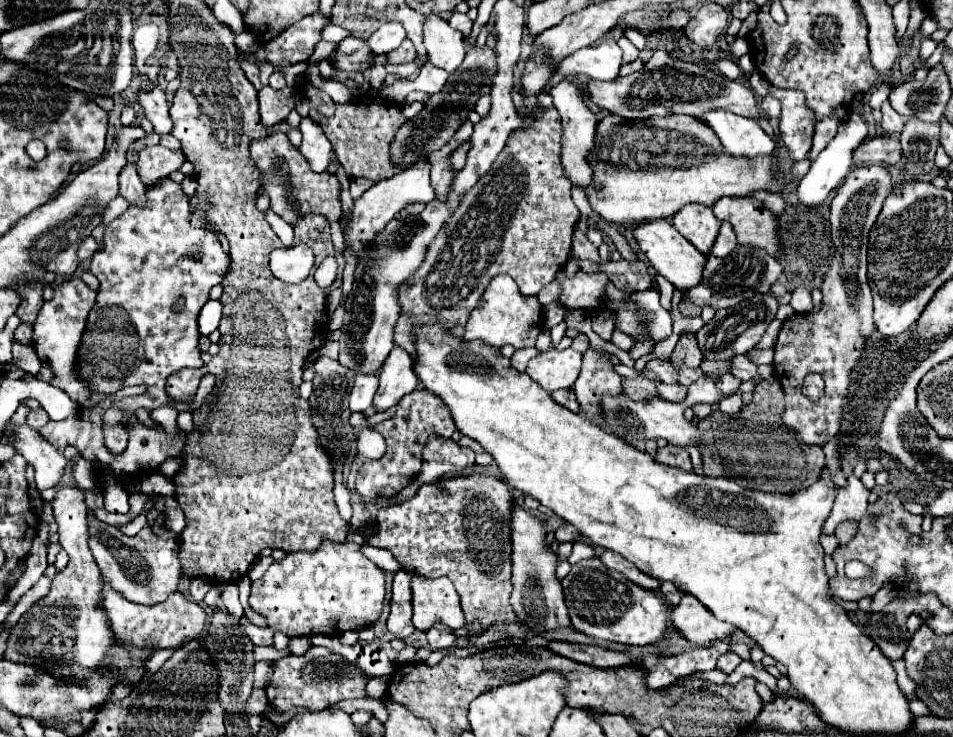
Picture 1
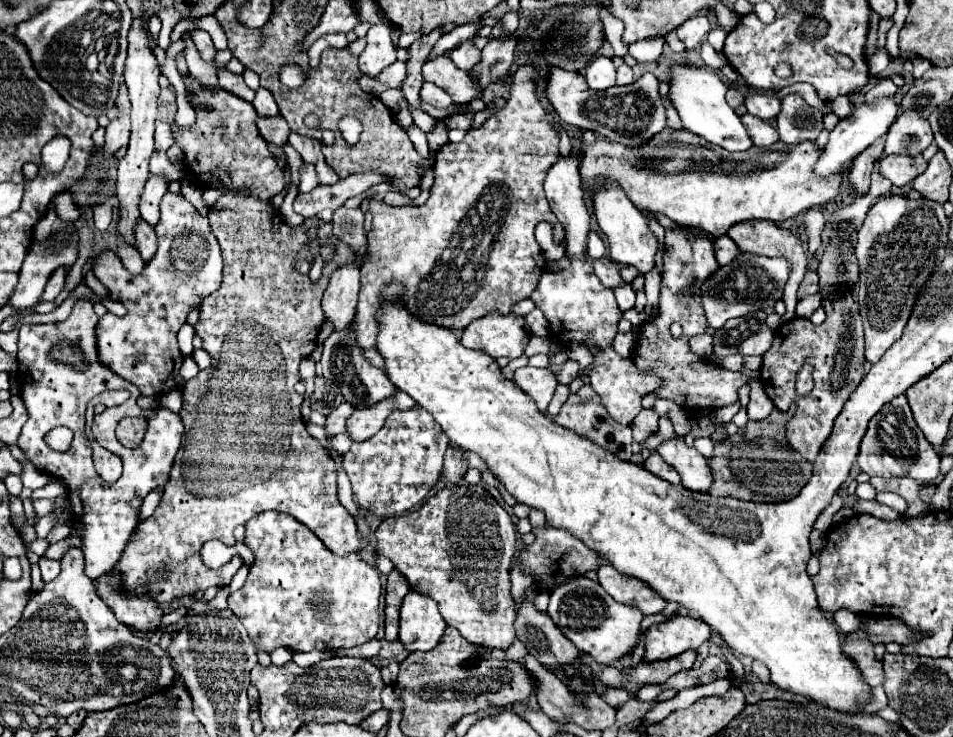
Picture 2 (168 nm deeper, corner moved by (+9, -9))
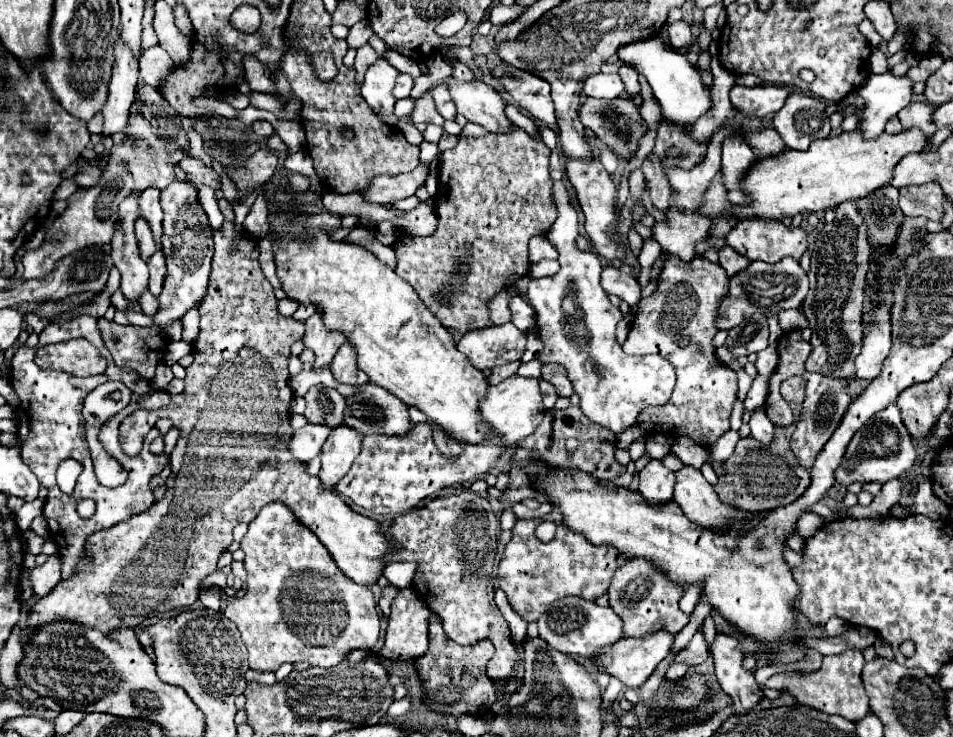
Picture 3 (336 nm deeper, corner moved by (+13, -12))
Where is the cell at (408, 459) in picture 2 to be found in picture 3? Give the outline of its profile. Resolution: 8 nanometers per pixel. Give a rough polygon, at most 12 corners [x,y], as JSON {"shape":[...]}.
{"shape":[[511,376],[479,400],[487,440],[455,460],[430,424],[365,436],[337,492],[397,516],[475,482],[545,416],[537,378]]}

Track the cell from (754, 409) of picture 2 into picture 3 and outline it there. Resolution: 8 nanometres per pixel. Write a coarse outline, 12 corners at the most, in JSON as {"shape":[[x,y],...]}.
{"shape":[[751,412],[751,438],[761,446],[773,440],[773,424],[767,414]]}

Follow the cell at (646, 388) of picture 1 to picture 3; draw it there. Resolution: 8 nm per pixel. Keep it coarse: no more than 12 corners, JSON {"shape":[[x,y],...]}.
{"shape":[[563,182],[555,276],[529,282],[541,364],[615,434],[667,404],[675,368],[629,356]]}

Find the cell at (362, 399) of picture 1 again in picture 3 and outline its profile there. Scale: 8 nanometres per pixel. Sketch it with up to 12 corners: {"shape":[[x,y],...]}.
{"shape":[[305,424],[289,450],[299,462],[313,460],[331,428]]}

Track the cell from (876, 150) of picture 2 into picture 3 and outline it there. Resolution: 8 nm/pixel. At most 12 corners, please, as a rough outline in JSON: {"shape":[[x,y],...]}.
{"shape":[[855,202],[811,252],[807,370],[855,380],[871,244]]}

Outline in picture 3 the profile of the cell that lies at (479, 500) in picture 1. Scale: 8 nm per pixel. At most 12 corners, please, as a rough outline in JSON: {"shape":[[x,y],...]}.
{"shape":[[471,490],[397,516],[393,562],[463,646],[521,660],[493,600],[499,518]]}

